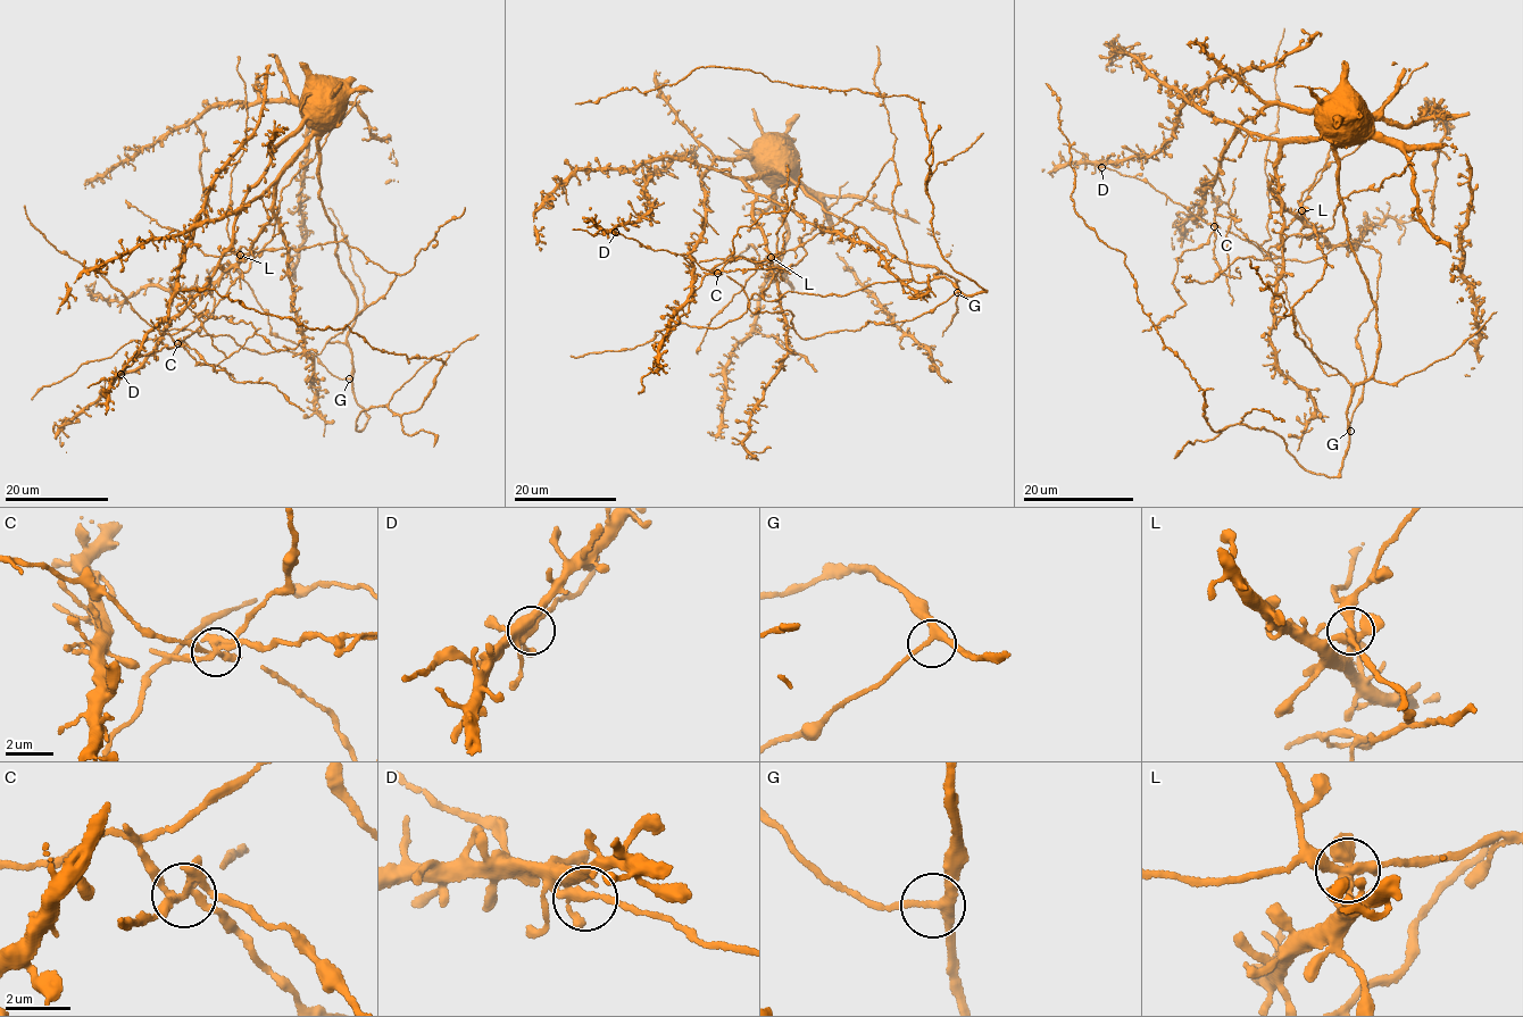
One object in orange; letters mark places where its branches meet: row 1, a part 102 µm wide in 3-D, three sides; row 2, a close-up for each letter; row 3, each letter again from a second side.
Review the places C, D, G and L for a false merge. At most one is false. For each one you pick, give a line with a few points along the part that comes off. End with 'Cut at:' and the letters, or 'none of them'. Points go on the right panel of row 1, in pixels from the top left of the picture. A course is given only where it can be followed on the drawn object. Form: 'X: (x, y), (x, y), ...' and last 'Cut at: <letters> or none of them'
C: (1214, 226), (1216, 214), (1231, 216), (1268, 257), (1236, 259), (1212, 281), (1187, 281), (1181, 276)
Cut at: C

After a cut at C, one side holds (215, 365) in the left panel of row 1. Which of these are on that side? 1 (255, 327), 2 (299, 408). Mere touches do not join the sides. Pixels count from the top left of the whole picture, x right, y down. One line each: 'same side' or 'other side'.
1: same side
2: same side

